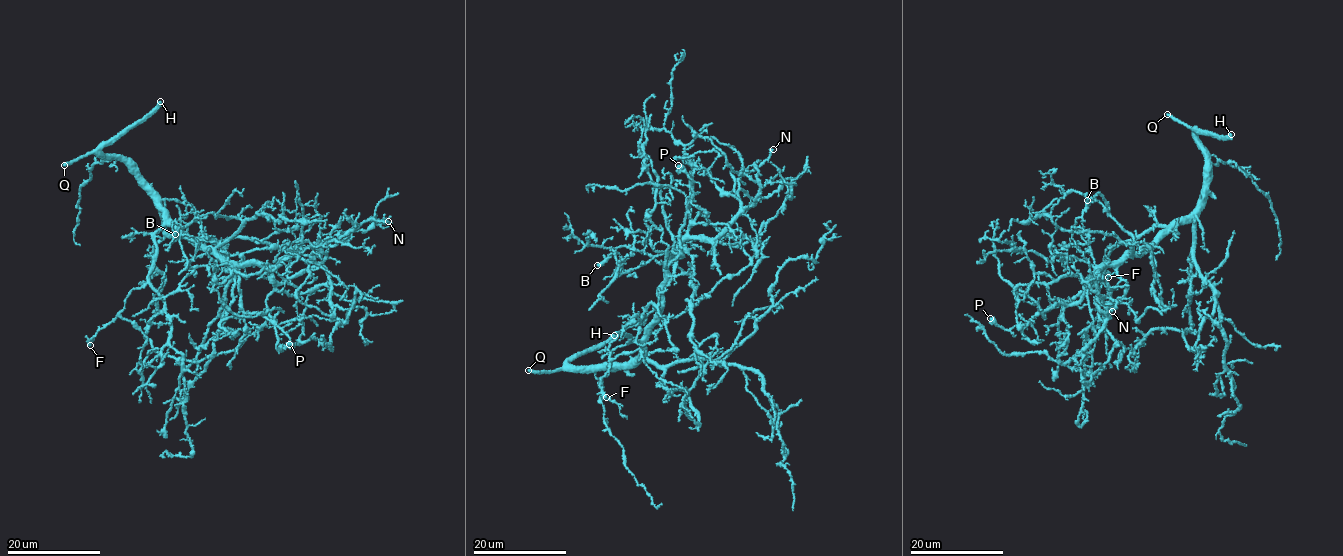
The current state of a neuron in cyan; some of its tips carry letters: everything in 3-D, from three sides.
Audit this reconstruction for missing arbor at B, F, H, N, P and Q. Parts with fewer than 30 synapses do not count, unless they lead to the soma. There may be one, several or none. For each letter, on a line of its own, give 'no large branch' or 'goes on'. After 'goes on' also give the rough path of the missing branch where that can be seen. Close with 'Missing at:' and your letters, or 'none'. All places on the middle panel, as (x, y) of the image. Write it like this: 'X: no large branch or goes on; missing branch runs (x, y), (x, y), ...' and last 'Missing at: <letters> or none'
B: no large branch
F: no large branch
H: goes on
N: no large branch
P: no large branch
Q: goes on; missing branch runs (528, 370), (479, 330), (502, 374), (558, 400), (624, 401), (665, 377), (619, 350), (592, 340), (589, 346)
Missing at: H, Q

